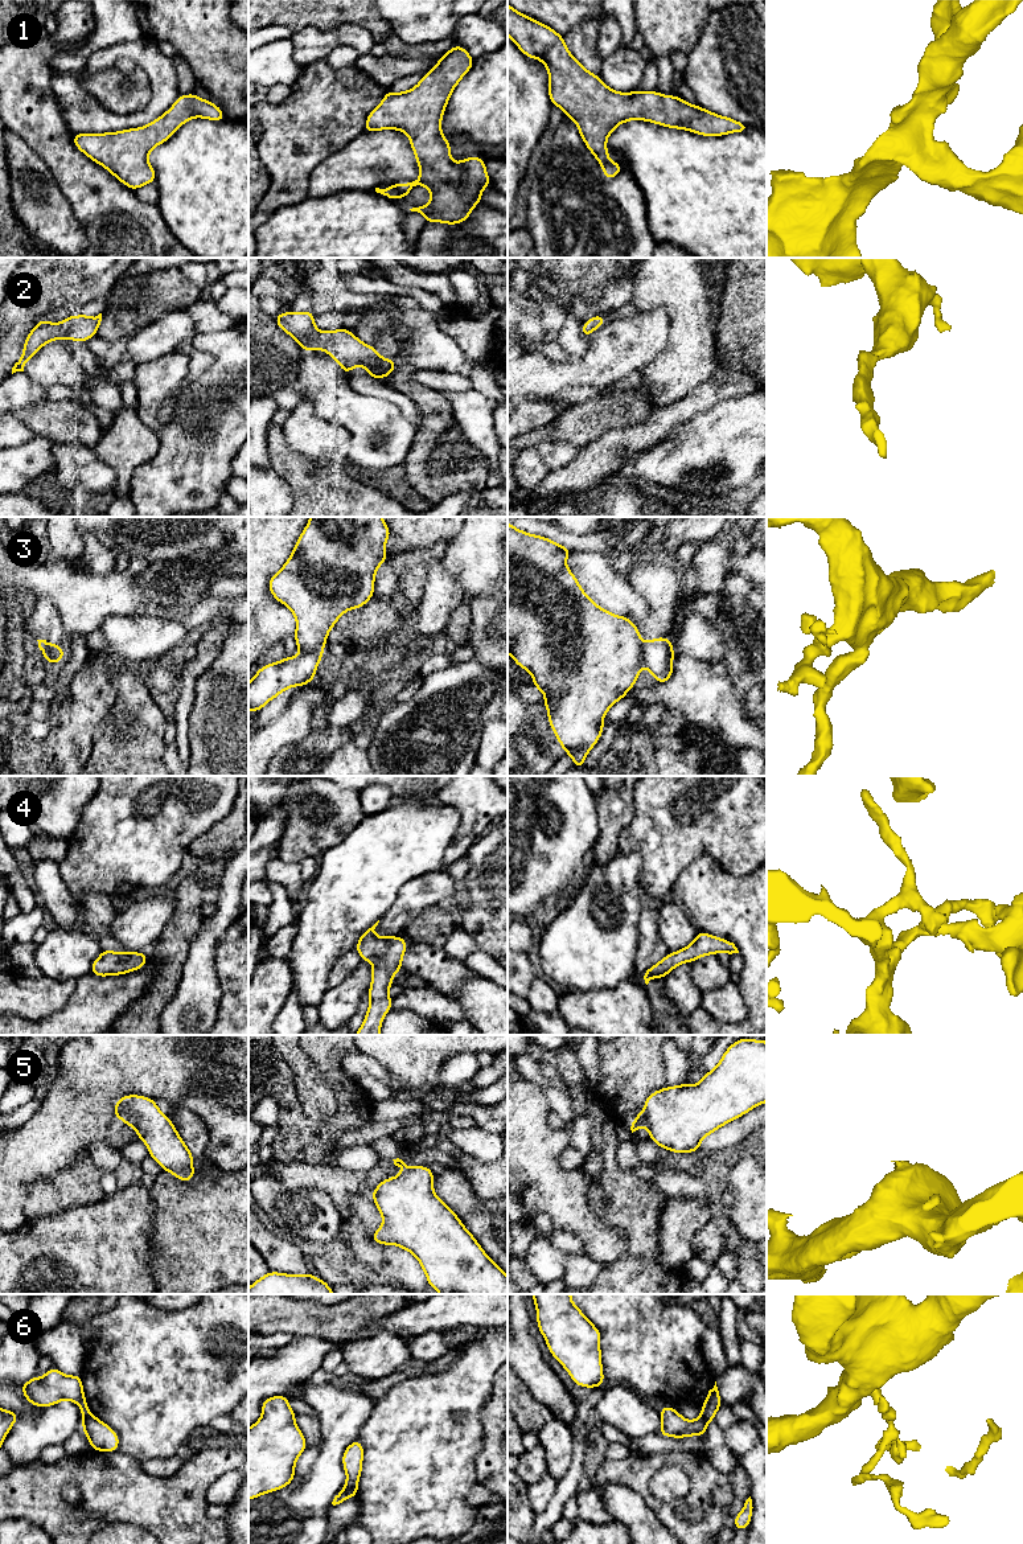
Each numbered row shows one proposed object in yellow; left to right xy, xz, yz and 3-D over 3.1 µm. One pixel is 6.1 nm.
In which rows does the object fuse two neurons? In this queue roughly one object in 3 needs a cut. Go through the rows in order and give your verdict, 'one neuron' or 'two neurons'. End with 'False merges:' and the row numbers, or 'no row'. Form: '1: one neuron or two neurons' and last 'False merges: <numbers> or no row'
1: one neuron
2: one neuron
3: two neurons
4: one neuron
5: two neurons
6: two neurons
False merges: 3, 5, 6

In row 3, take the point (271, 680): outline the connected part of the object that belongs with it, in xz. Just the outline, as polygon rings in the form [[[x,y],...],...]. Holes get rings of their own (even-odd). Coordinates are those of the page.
[[[304,652],[262,666],[248,683],[248,710],[258,713],[288,687],[303,687],[315,681],[322,656],[322,652]]]

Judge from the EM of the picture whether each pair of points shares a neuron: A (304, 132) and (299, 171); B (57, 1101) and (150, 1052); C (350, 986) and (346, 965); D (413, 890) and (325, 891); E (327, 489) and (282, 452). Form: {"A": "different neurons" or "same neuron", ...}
{"A": "same neuron", "B": "same neuron", "C": "different neurons", "D": "different neurons", "E": "same neuron"}

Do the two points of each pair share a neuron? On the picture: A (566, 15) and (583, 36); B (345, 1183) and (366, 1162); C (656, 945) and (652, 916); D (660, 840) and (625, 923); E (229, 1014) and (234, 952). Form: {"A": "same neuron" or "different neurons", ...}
{"A": "different neurons", "B": "different neurons", "C": "same neuron", "D": "different neurons", "E": "same neuron"}

